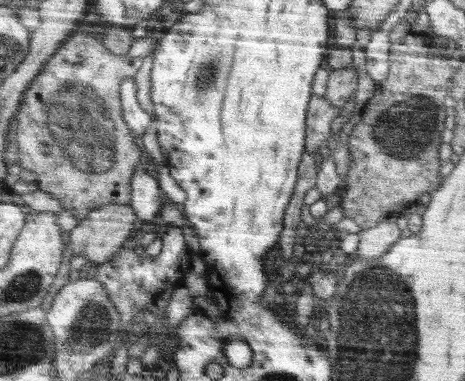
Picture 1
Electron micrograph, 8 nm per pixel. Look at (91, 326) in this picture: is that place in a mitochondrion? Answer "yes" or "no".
yes

